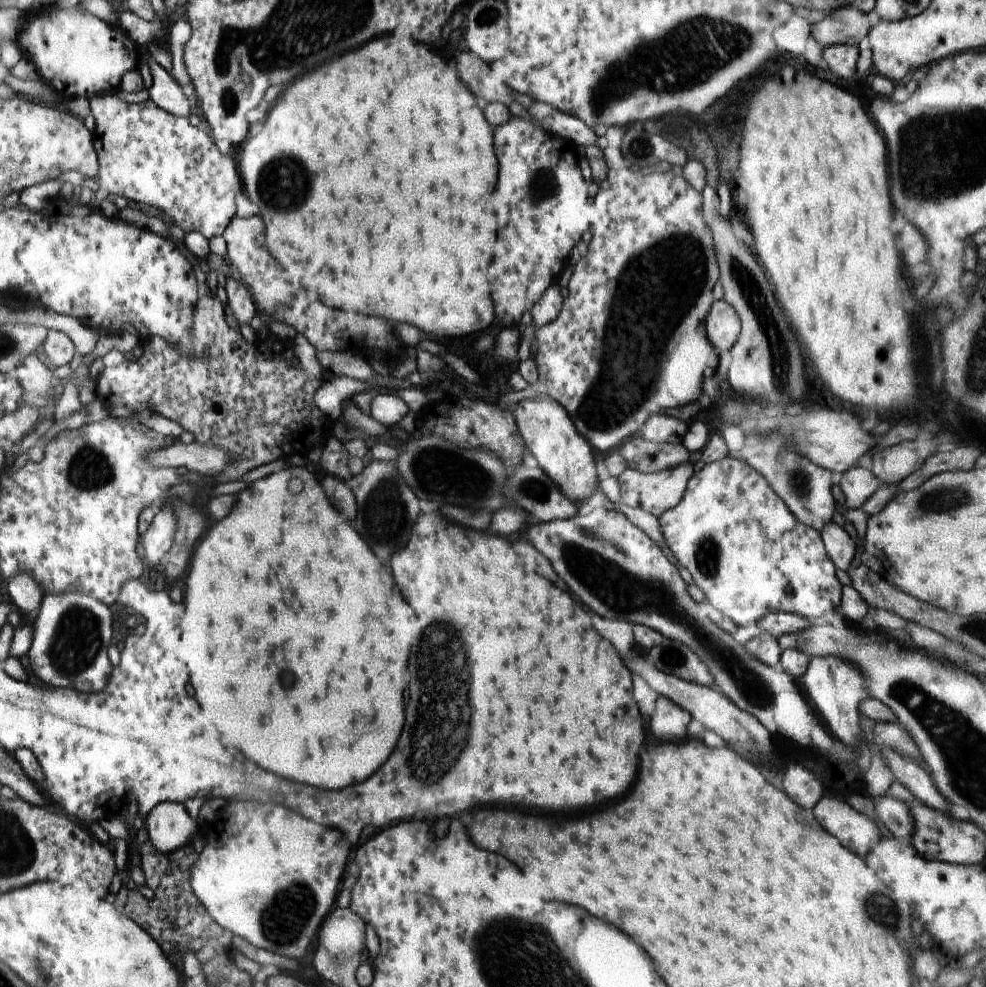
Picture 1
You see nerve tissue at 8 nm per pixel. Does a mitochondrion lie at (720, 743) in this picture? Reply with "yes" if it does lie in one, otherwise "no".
no

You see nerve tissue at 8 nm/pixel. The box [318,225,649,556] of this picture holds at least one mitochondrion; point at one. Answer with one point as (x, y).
(385, 510)

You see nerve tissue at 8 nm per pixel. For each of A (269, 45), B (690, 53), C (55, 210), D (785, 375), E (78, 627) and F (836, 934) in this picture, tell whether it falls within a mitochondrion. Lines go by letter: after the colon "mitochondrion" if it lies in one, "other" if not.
A: mitochondrion
B: mitochondrion
C: other
D: mitochondrion
E: mitochondrion
F: other

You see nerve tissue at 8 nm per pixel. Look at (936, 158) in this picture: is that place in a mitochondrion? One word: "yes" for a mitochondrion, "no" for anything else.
yes

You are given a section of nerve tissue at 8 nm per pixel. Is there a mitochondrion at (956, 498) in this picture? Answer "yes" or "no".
yes

